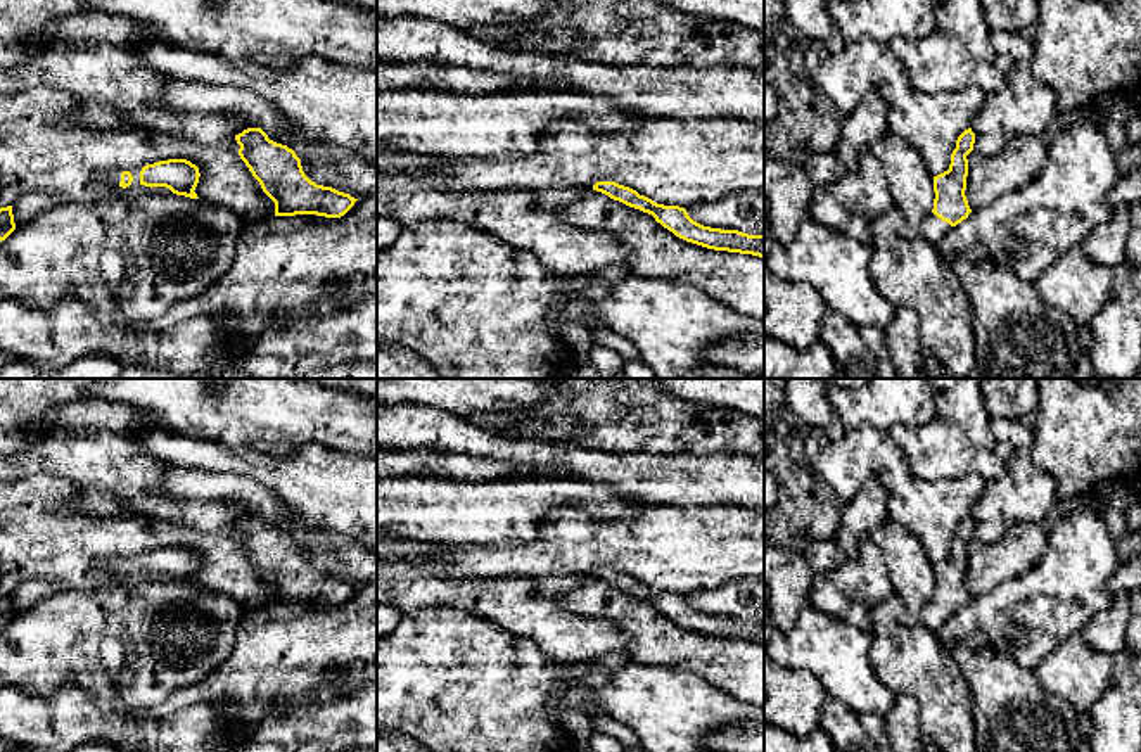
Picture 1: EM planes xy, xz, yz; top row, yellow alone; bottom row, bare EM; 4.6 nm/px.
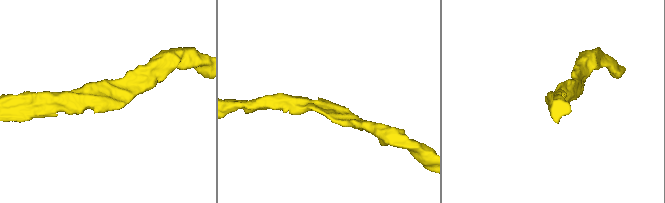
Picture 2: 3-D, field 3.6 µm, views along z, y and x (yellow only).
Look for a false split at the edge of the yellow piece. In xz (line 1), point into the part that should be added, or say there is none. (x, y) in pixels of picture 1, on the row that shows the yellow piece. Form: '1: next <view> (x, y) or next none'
1: next none

